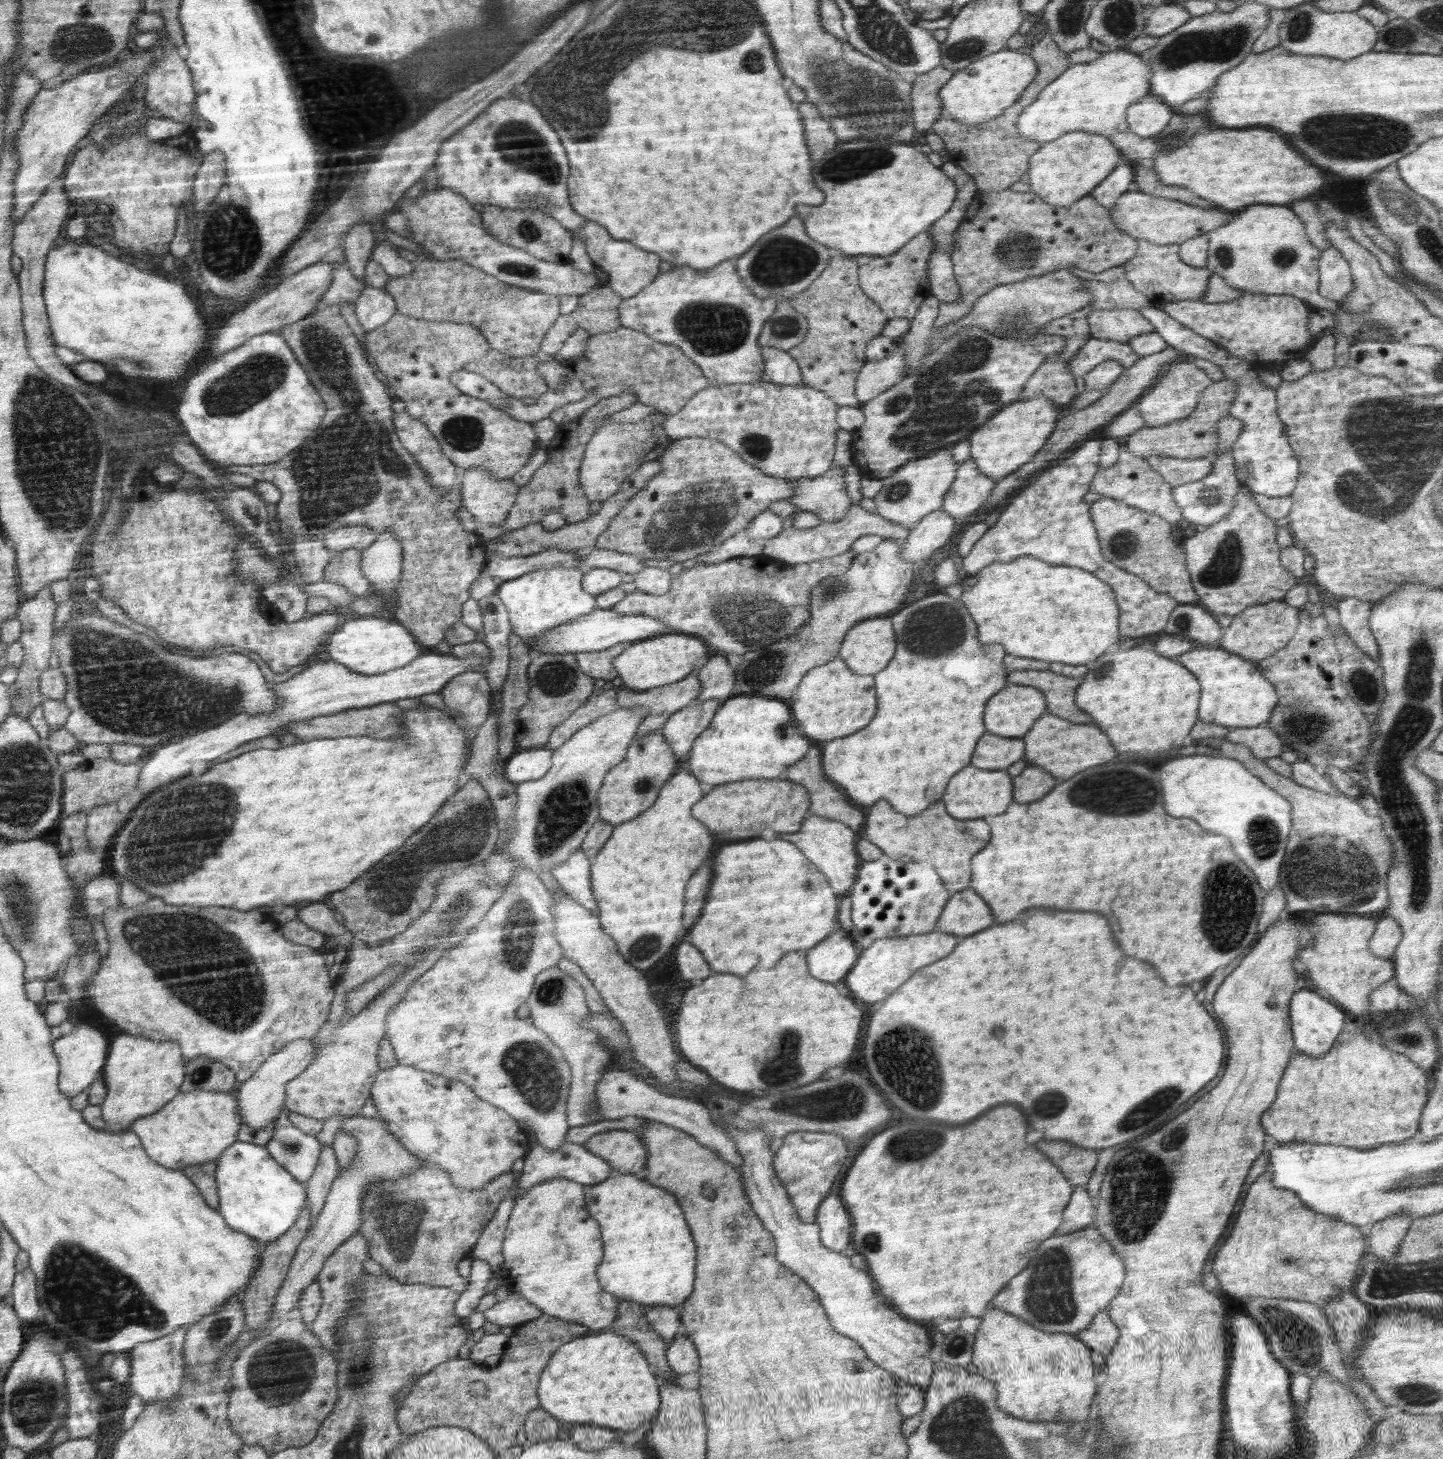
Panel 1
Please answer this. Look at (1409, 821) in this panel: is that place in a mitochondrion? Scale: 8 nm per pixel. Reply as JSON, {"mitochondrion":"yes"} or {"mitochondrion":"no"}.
{"mitochondrion":"yes"}

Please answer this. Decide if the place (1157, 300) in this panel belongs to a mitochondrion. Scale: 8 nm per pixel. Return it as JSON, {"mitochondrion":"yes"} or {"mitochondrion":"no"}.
{"mitochondrion":"no"}

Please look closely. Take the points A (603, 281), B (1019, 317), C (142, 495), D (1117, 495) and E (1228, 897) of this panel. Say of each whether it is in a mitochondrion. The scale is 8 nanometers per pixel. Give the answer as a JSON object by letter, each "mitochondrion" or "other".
{"A":"other","B":"mitochondrion","C":"other","D":"other","E":"mitochondrion"}

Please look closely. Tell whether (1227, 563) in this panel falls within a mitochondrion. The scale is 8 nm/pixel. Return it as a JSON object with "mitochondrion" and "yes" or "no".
{"mitochondrion":"yes"}

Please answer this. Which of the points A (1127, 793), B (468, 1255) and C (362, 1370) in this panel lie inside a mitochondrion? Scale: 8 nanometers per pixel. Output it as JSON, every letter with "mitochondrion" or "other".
{"A":"mitochondrion","B":"other","C":"mitochondrion"}

